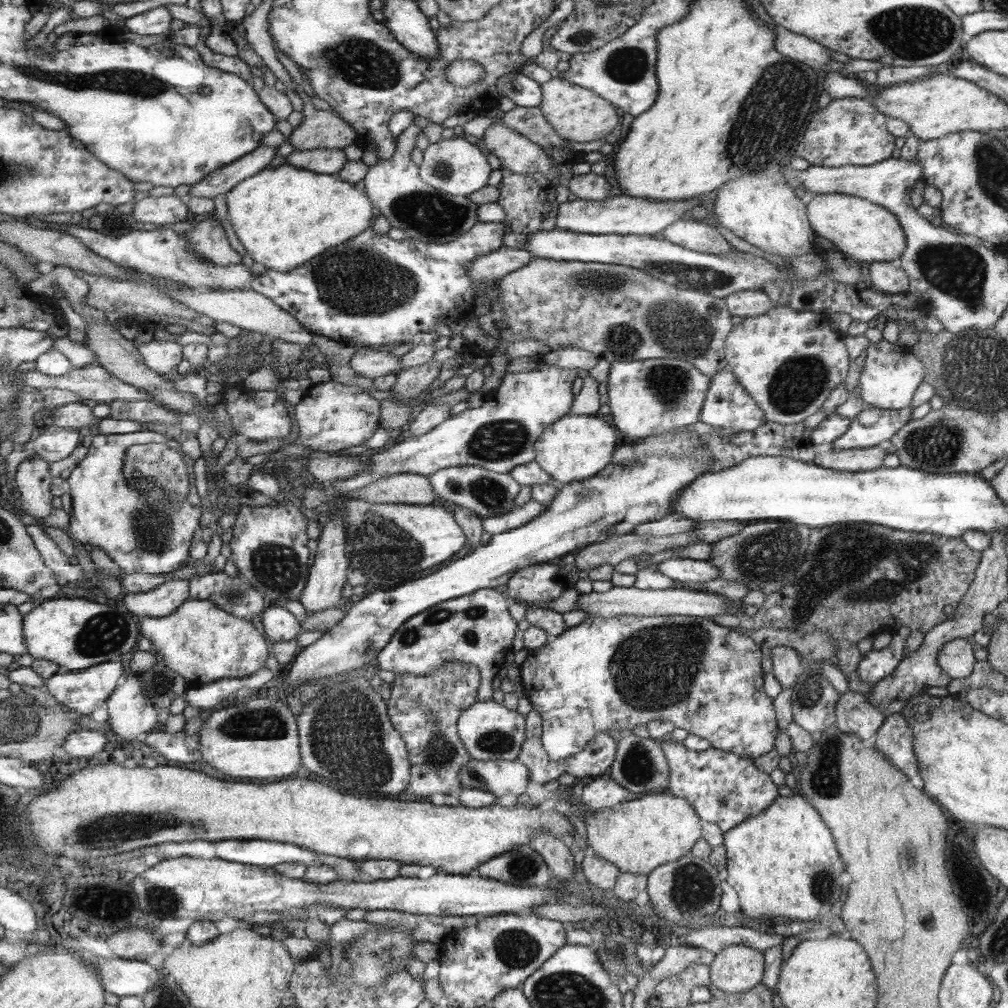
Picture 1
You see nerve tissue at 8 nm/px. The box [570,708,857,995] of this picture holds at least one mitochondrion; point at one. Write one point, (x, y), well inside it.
(692, 888)

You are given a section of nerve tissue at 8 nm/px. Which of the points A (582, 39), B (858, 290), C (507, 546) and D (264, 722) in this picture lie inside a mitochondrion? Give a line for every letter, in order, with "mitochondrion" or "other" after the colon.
A: mitochondrion
B: other
C: other
D: mitochondrion

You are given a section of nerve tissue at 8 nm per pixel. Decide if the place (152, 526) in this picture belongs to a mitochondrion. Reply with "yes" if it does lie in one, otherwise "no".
yes

